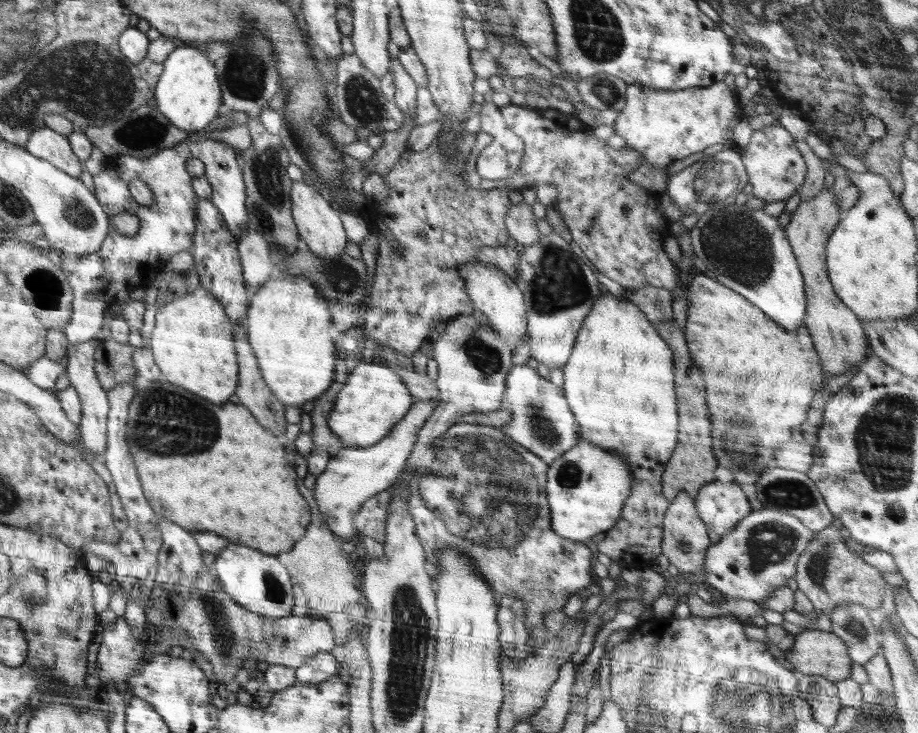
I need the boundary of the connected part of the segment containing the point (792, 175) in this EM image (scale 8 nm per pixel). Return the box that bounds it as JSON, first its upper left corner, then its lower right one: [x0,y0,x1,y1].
[737,122,807,203]

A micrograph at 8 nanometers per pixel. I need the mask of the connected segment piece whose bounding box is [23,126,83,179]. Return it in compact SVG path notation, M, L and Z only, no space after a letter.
M46 126L38 129L30 137L29 145L23 148L31 155L37 155L38 158L53 163L55 167L66 171L66 174L73 175L77 179L80 178L83 161L74 154L67 138L57 134L55 130Z

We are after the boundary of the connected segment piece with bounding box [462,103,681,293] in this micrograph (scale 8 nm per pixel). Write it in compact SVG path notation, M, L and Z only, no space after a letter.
M511 103L500 108L500 112L507 127L524 144L519 171L512 178L500 180L483 179L476 173L475 158L490 144L490 139L478 133L476 144L470 151L468 168L462 174L468 186L478 190L503 187L521 190L553 184L558 191L553 207L564 219L571 240L580 246L598 271L626 290L652 286L677 293L681 273L664 251L664 239L671 232L669 221L660 207L660 195L639 187L629 179L629 174L643 165L642 156L626 147L620 150L608 147L606 141L598 140L593 129L579 118L574 117L574 131L570 131L568 120L571 116L556 109L530 109Z

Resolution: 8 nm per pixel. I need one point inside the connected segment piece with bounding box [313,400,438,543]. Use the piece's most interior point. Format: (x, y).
(354, 475)

